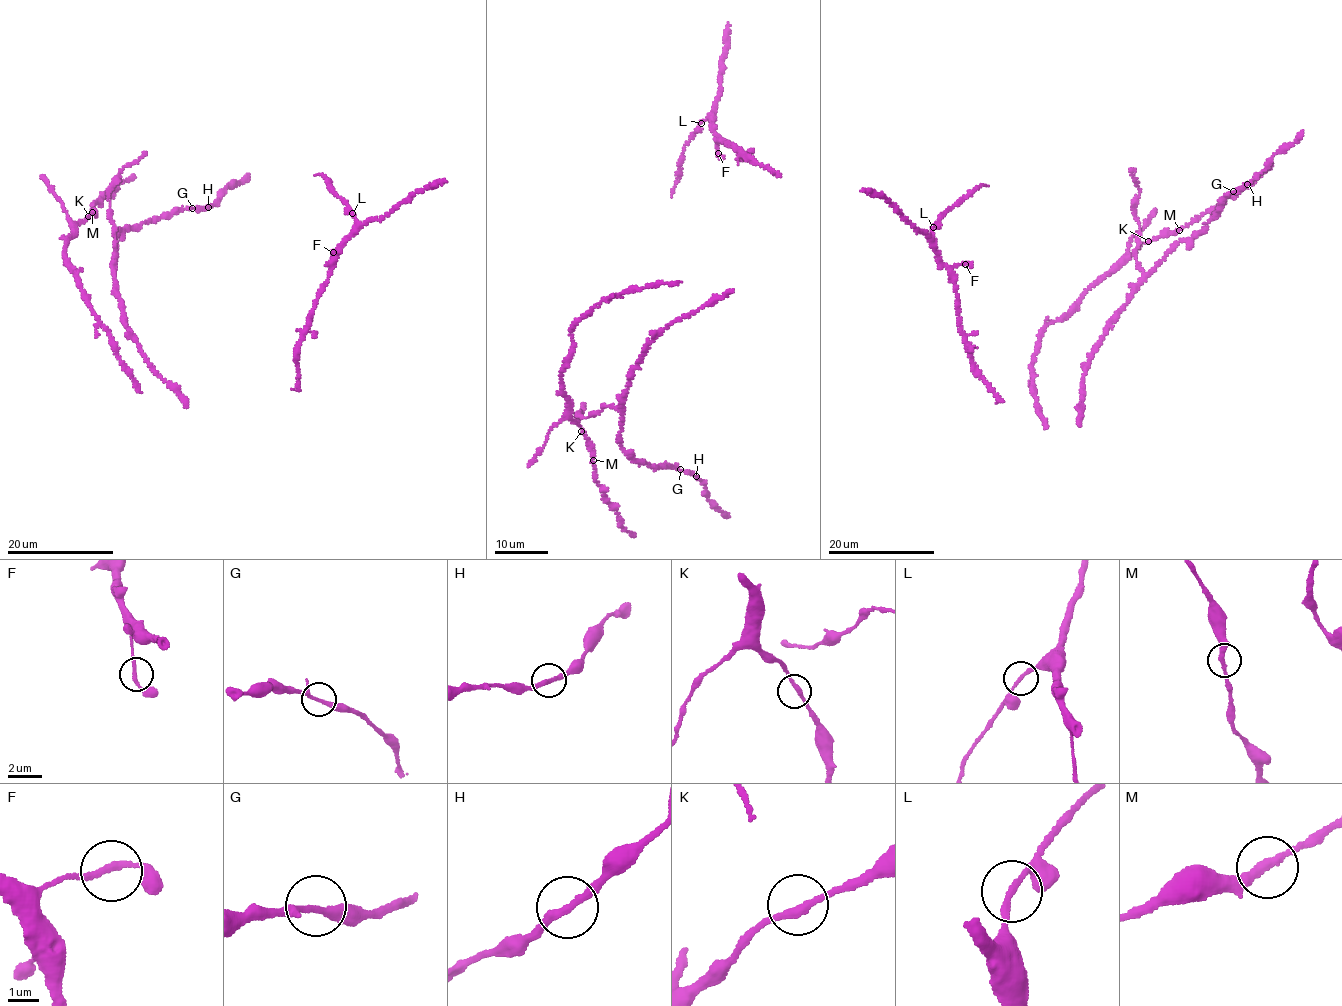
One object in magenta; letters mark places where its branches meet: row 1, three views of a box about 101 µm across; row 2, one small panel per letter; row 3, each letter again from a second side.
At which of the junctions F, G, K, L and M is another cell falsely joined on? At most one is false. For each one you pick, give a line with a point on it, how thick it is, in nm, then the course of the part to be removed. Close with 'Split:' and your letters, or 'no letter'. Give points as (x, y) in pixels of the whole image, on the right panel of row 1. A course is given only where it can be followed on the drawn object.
Split: no letter

